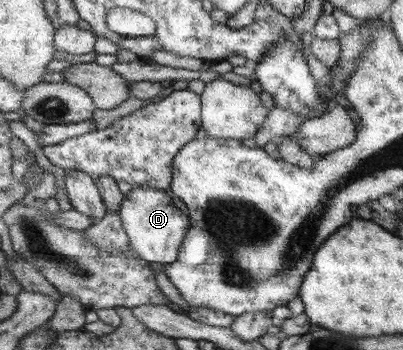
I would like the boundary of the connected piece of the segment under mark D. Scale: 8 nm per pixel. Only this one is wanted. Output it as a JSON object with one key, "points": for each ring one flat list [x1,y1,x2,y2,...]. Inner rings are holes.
{"points":[[132,187,125,194,120,217,124,223,131,248,136,251,142,260,159,262,160,264,172,264,180,258,182,244,192,229,189,213,186,214,177,208,173,196,155,188]]}

